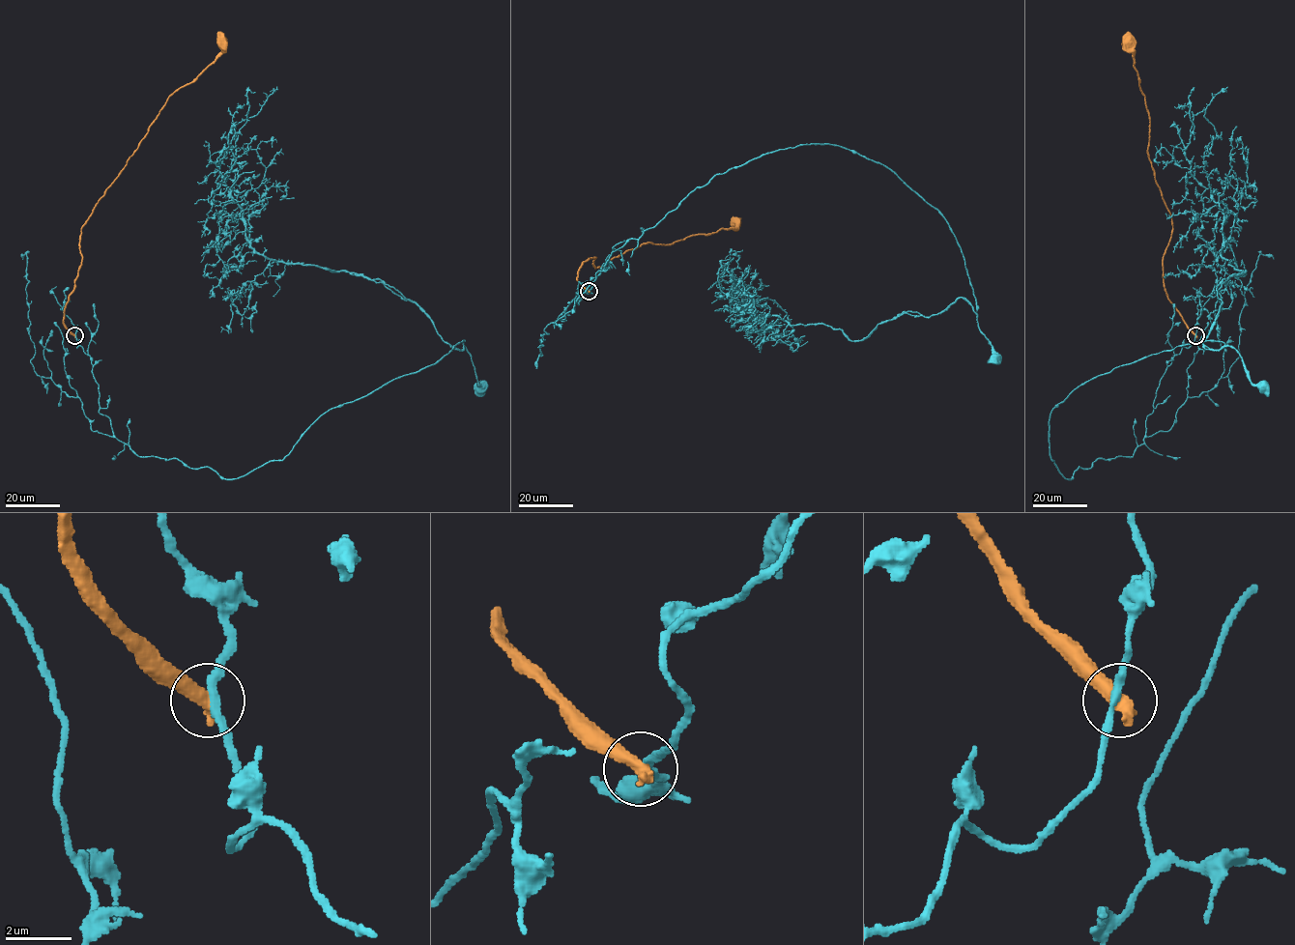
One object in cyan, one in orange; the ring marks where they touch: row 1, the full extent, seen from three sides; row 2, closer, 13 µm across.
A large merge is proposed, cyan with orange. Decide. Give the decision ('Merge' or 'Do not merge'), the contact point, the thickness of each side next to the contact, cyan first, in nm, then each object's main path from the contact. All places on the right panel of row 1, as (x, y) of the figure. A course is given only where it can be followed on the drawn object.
Do not merge. Place: (1195, 335). Thickness 240 nm (cyan) against 500 nm. Course of cyan: (1195, 335), (1133, 456), (1066, 478), (1050, 411), (1093, 378), (1217, 340), (1263, 386). Course of orange: (1195, 335), (1164, 287), (1163, 254), (1171, 215), (1147, 154), (1149, 114), (1128, 43)

